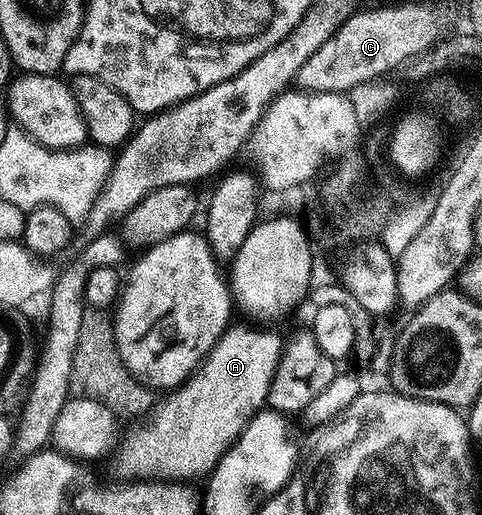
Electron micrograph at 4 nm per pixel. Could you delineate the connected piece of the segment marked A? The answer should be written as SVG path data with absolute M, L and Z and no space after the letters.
M233 323L231 326L225 328L224 333L220 335L220 341L216 343L215 346L208 351L207 356L201 360L200 367L197 368L187 380L181 383L180 387L171 389L171 391L165 395L168 397L166 397L165 400L163 397L163 399L153 407L152 411L147 413L146 419L143 421L145 424L142 425L141 428L134 429L133 432L129 434L125 442L123 439L122 448L124 444L124 460L133 468L134 471L137 472L137 474L135 474L137 477L167 478L172 482L180 482L186 478L183 476L202 475L201 477L203 477L205 474L211 473L215 464L224 457L225 450L227 450L227 448L231 448L232 443L242 434L244 427L252 421L252 417L267 405L270 382L276 373L276 367L280 361L280 355L284 353L285 341L283 339L280 340L279 334L271 332L268 328L251 328L248 324L235 324L236 323Z

